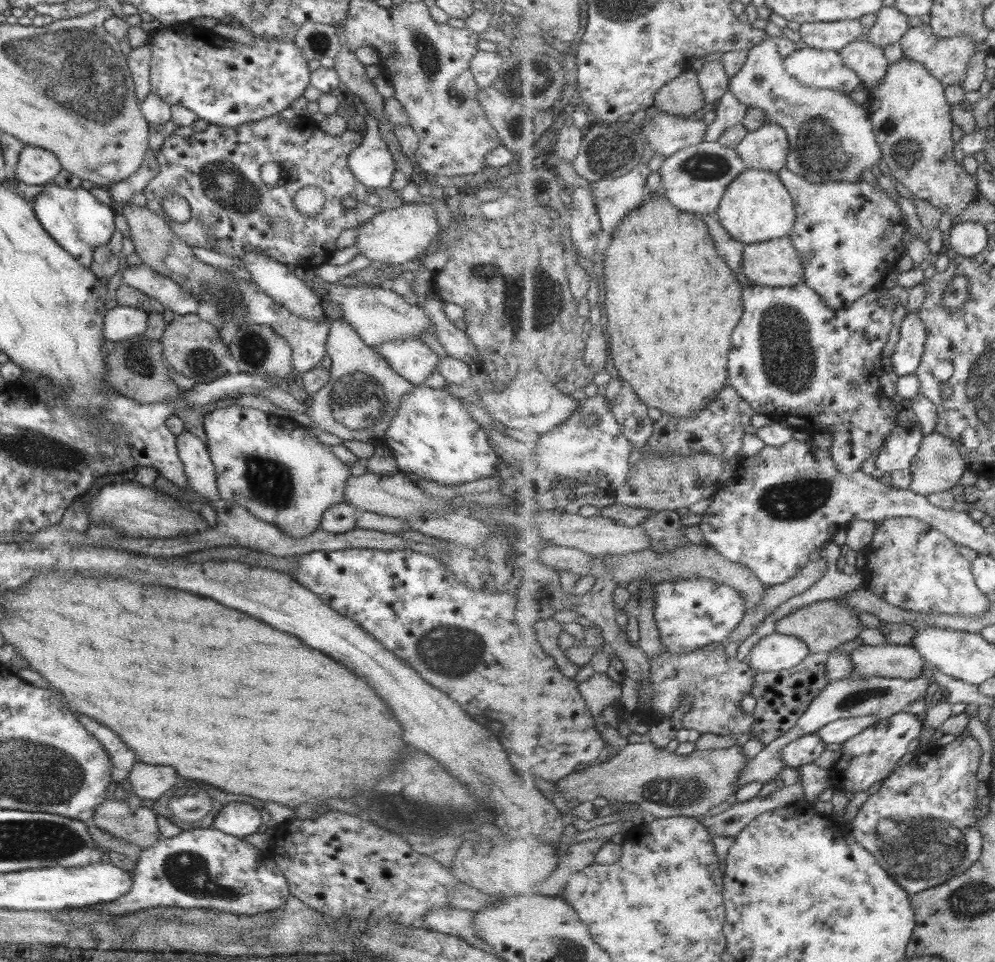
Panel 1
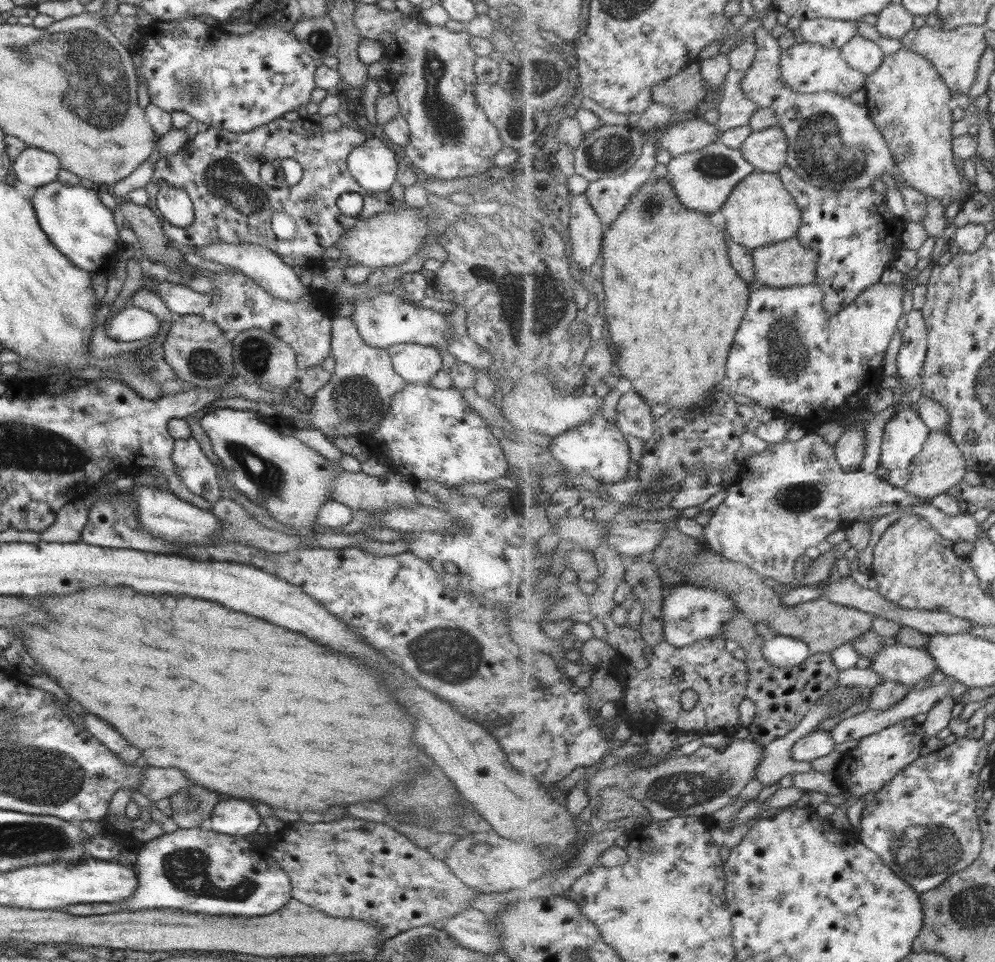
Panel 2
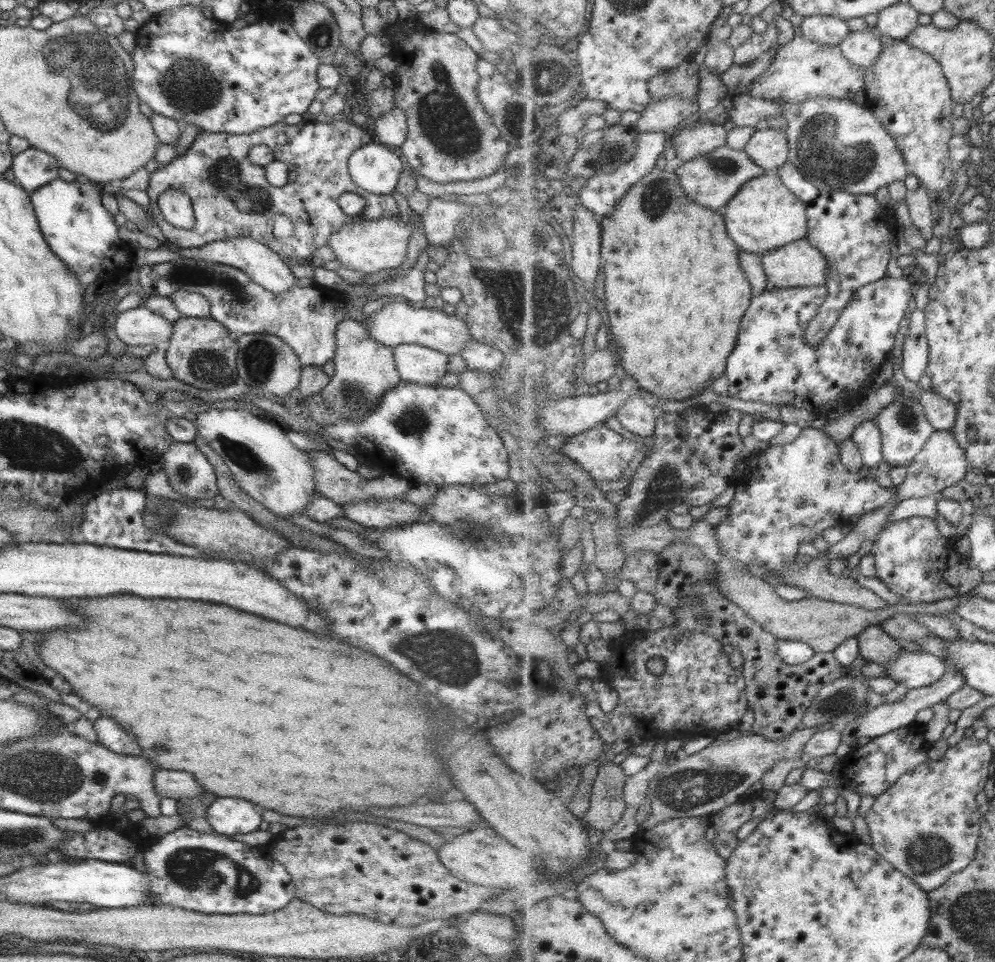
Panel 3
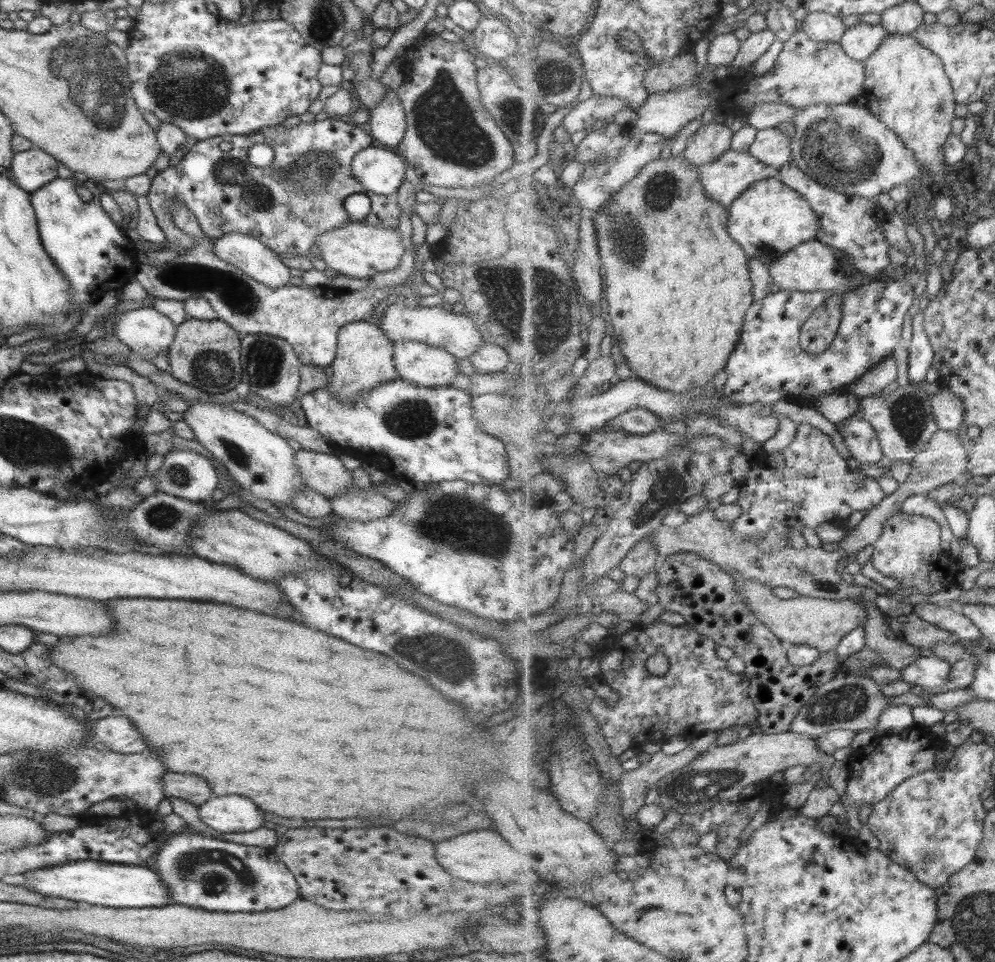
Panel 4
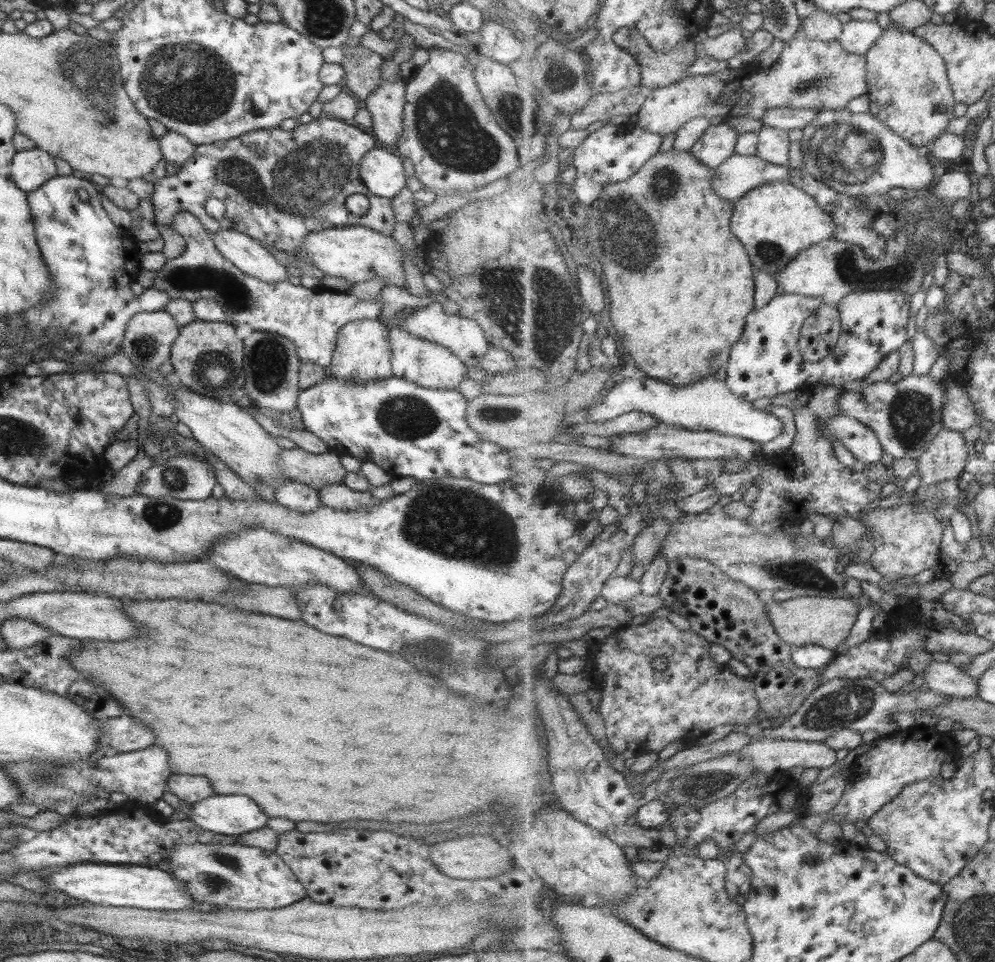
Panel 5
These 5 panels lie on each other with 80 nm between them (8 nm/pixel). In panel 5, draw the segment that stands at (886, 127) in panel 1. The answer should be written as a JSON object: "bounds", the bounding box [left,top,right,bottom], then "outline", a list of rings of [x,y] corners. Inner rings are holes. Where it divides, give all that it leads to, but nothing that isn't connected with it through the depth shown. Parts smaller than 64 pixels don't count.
{"bounds":[865,26,955,157],"outline":[[[889,26],[865,55],[868,62],[870,112],[893,132],[933,157],[931,146],[950,126],[955,99],[948,65],[927,40],[912,31]]]}

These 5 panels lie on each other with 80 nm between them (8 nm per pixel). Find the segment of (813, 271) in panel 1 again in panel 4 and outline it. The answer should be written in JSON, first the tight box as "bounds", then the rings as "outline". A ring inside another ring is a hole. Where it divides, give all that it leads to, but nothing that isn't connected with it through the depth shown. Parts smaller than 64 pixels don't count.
{"bounds":[779,162,891,354],"outline":[[[789,162],[781,168],[779,179],[797,193],[803,195],[819,217],[820,231],[817,239],[823,244],[848,254],[854,260],[854,266],[864,274],[878,276],[891,264],[889,260],[889,244],[882,224],[888,222],[887,215],[879,207],[875,199],[836,192],[813,181],[795,163]],[[849,292],[830,296],[804,323],[800,341],[809,354],[821,354],[833,344],[844,314],[843,302],[848,295]]]}

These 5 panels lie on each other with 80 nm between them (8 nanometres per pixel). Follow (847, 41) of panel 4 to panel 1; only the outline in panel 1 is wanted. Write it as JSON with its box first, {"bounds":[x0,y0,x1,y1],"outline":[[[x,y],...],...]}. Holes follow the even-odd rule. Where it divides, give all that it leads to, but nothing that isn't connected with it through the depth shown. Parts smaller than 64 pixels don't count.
{"bounds":[841,38,890,90],"outline":[[[865,38],[849,44],[841,51],[844,63],[862,78],[863,85],[869,90],[878,86],[888,73],[890,63],[883,53],[883,49]]]}

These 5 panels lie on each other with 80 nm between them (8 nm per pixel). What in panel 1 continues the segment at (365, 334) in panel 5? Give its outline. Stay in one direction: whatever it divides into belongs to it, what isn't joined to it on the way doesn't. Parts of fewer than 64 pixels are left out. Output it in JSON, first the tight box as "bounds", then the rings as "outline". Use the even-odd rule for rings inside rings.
{"bounds":[271,319,415,445],"outline":[[[343,319],[329,321],[324,349],[331,360],[329,380],[311,395],[311,406],[303,414],[275,408],[271,415],[275,418],[286,416],[304,428],[312,424],[342,441],[359,440],[376,445],[389,428],[389,422],[393,421],[399,400],[415,385],[391,370],[384,358],[367,346]]]}

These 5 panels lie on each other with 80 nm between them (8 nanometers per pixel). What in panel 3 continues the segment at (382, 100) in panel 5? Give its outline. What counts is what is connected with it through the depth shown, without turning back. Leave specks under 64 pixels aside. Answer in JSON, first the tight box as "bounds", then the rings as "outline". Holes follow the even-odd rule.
{"bounds":[374,106,407,149],"outline":[[[394,106],[381,118],[374,119],[374,132],[377,135],[377,142],[396,149],[406,139],[407,127],[406,116],[400,108]]]}

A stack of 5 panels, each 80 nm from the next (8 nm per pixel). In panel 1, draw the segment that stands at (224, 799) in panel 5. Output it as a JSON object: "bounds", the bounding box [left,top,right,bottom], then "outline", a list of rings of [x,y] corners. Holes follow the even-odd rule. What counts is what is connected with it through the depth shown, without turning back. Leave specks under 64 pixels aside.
{"bounds":[210,804,261,838],"outline":[[[227,804],[210,826],[225,834],[242,838],[247,834],[255,834],[257,826],[261,824],[259,812],[249,804]]]}

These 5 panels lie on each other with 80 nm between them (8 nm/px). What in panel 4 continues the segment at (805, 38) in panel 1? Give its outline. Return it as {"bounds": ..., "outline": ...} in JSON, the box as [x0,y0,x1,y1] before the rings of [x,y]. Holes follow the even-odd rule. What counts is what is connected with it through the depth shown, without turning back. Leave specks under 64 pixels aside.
{"bounds":[802,12,847,43],"outline":[[[812,12],[802,21],[802,30],[811,40],[840,43],[847,27],[841,17],[829,12]]]}

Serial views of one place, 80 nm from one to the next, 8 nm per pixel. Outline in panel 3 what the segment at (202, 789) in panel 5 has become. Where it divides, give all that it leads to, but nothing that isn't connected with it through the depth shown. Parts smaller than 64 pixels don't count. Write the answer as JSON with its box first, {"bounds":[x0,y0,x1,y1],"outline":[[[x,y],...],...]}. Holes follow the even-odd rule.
{"bounds":[152,770,201,798],"outline":[[[154,770],[152,774],[153,792],[160,798],[187,798],[201,794],[197,782],[187,772]]]}

